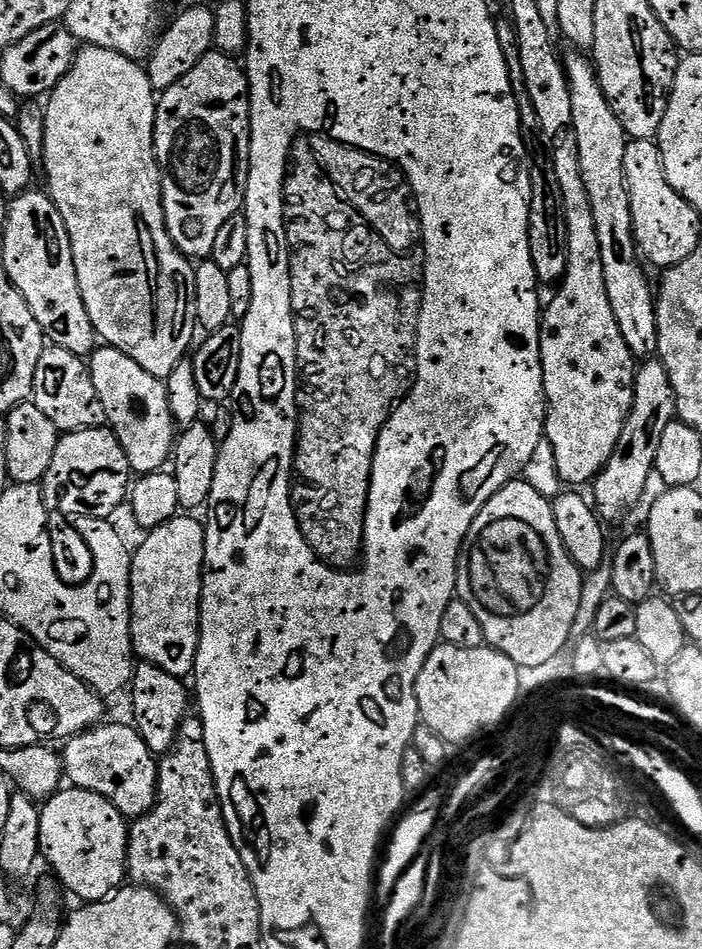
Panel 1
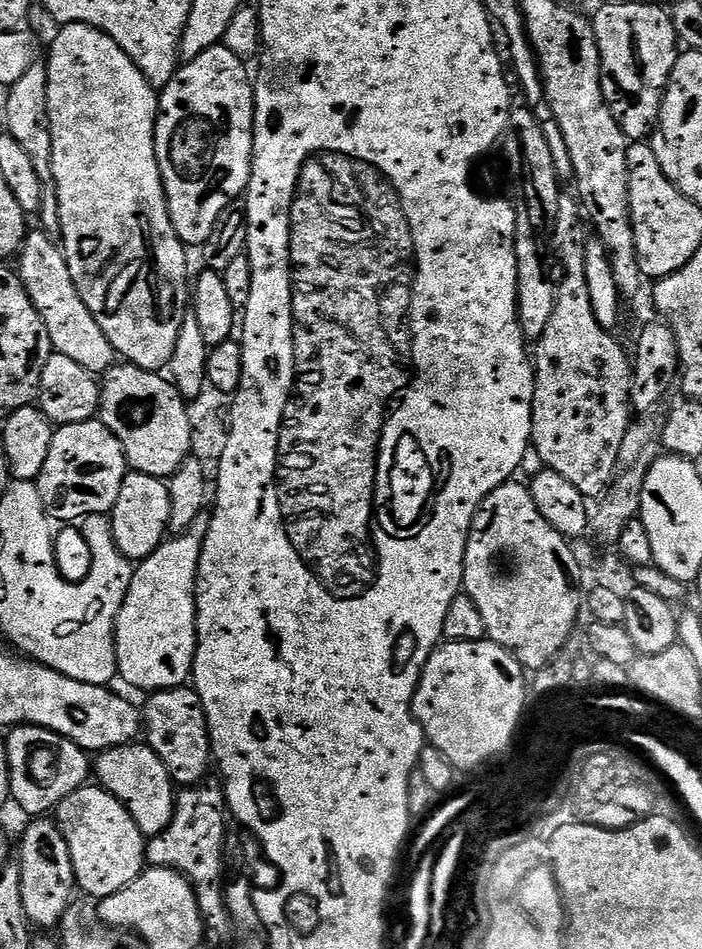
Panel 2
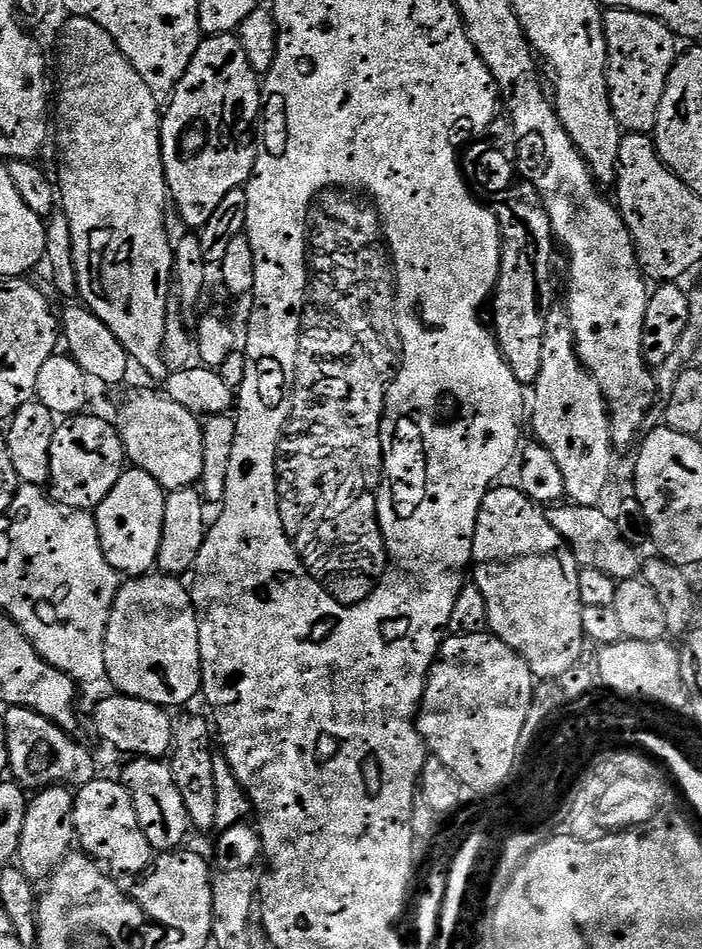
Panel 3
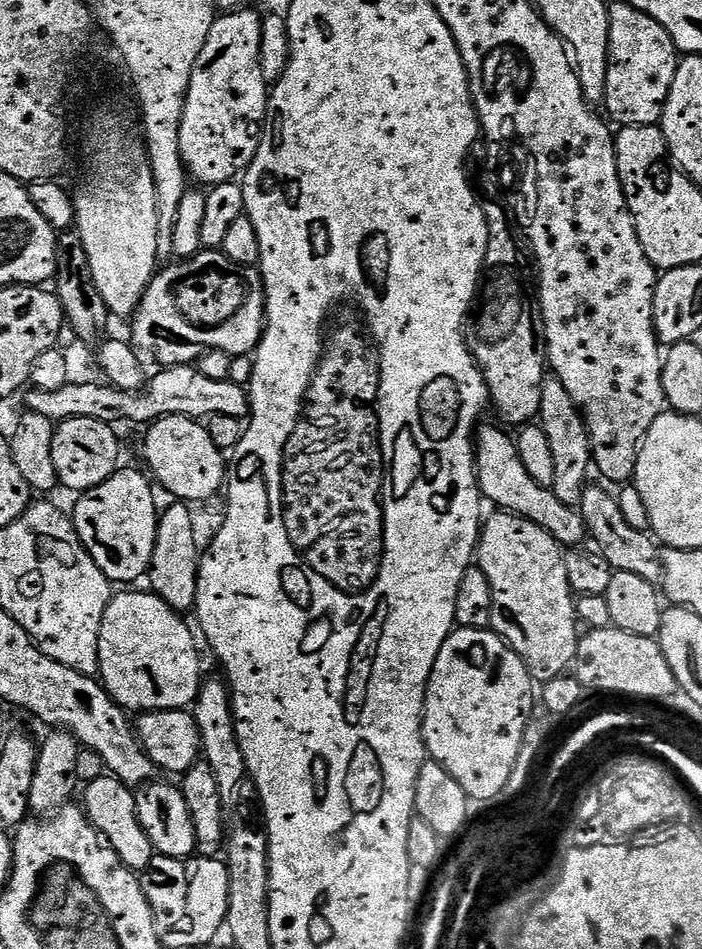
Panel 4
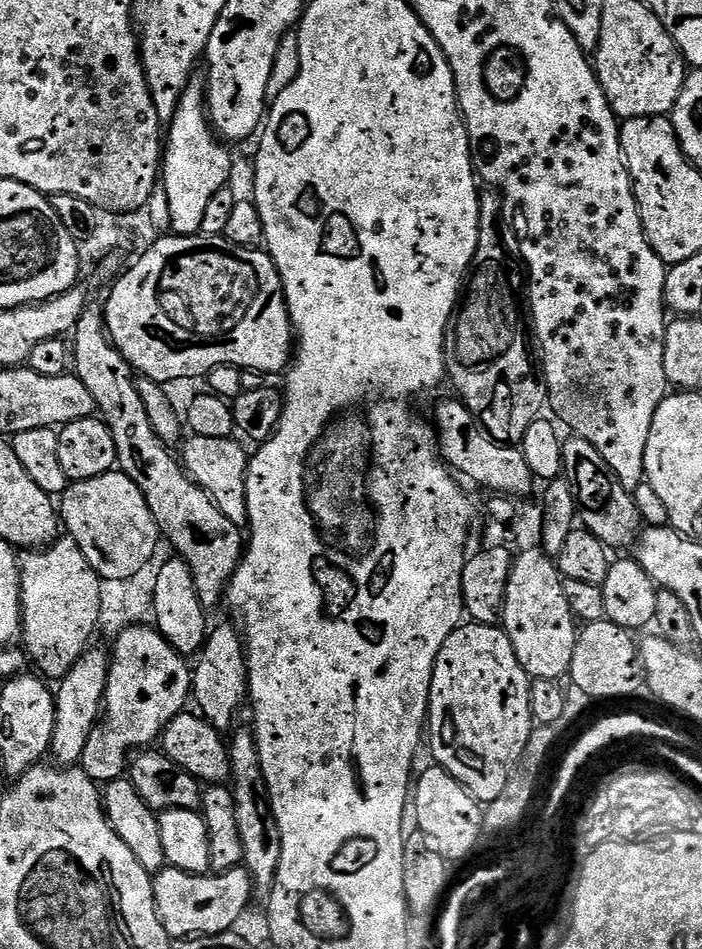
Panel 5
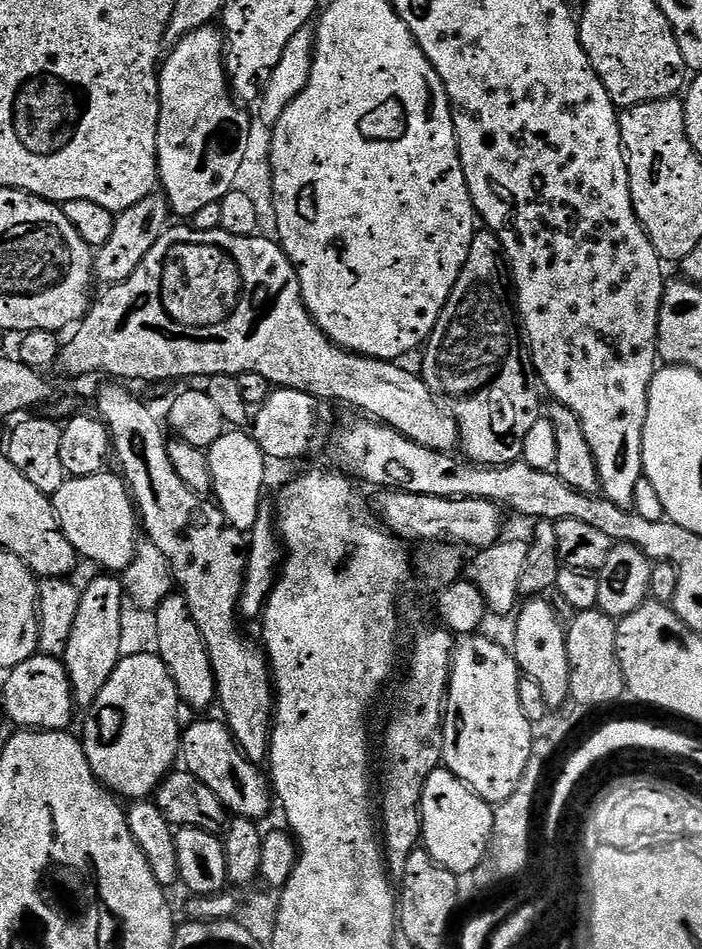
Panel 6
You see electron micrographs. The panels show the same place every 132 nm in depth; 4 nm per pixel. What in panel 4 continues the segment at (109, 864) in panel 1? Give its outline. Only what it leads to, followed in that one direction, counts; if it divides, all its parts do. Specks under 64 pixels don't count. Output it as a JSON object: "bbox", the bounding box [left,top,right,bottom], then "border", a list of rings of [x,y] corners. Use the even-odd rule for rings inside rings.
{"bbox":[82,774,154,874],"border":[[[105,774],[96,780],[87,781],[83,792],[82,807],[88,816],[88,820],[100,831],[100,835],[118,854],[118,858],[134,873],[143,874],[147,872],[154,855],[154,849],[150,838],[146,838],[146,830],[142,830],[142,822],[138,822],[136,792],[127,788],[119,778],[111,774]]]}

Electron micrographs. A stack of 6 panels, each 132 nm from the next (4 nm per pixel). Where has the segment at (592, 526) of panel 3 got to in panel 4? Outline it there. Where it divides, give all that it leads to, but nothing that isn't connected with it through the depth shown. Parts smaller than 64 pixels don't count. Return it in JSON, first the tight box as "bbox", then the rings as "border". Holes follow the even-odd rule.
{"bbox":[474,422,586,546],"border":[[[487,422],[481,423],[474,443],[476,450],[476,475],[480,482],[480,494],[497,509],[513,512],[516,516],[526,518],[558,541],[561,546],[580,546],[586,540],[584,517],[573,505],[562,502],[551,488],[544,488],[534,478],[530,478],[526,466],[522,466],[522,458],[518,458],[515,439],[503,432],[503,427],[495,428]]]}

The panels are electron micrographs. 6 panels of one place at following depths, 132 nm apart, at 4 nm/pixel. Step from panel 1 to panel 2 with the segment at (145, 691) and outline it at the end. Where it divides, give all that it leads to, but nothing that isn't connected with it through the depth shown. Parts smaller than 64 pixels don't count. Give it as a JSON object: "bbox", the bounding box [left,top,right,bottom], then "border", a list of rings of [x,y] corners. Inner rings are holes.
{"bbox":[142,686,214,789],"border":[[[185,686],[182,688],[167,688],[161,692],[153,692],[147,697],[148,705],[142,708],[142,732],[146,737],[148,747],[162,758],[162,766],[170,774],[173,785],[181,789],[195,788],[205,783],[204,775],[208,767],[213,767],[214,757],[212,754],[212,739],[208,733],[208,719],[206,710],[202,706],[202,698],[196,692],[195,687]]]}

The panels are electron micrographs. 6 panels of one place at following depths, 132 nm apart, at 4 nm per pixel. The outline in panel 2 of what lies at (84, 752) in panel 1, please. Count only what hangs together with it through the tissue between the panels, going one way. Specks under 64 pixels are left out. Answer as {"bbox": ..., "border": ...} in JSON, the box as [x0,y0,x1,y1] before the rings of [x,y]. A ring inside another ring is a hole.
{"bbox":[94,742,177,838],"border":[[[144,742],[123,744],[117,748],[108,748],[99,753],[94,760],[94,776],[97,776],[99,787],[105,788],[134,818],[138,830],[145,838],[162,834],[174,818],[177,789],[172,783],[162,758]]]}

